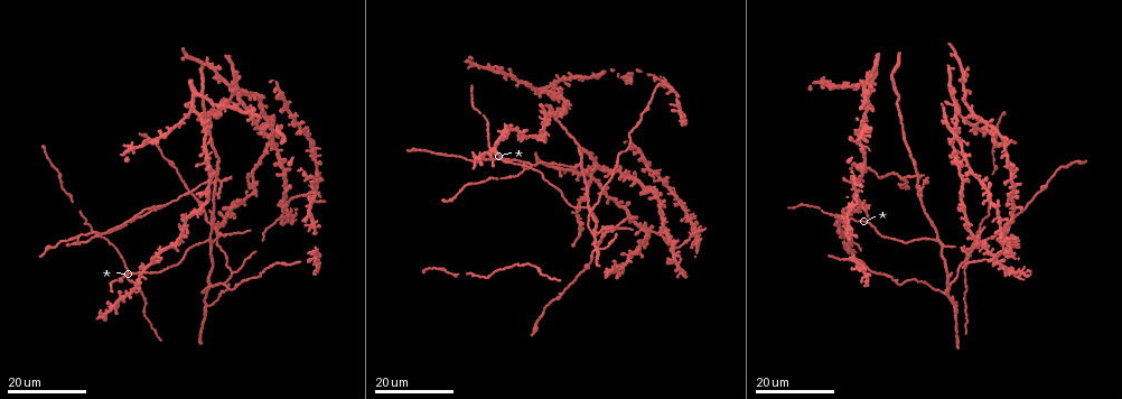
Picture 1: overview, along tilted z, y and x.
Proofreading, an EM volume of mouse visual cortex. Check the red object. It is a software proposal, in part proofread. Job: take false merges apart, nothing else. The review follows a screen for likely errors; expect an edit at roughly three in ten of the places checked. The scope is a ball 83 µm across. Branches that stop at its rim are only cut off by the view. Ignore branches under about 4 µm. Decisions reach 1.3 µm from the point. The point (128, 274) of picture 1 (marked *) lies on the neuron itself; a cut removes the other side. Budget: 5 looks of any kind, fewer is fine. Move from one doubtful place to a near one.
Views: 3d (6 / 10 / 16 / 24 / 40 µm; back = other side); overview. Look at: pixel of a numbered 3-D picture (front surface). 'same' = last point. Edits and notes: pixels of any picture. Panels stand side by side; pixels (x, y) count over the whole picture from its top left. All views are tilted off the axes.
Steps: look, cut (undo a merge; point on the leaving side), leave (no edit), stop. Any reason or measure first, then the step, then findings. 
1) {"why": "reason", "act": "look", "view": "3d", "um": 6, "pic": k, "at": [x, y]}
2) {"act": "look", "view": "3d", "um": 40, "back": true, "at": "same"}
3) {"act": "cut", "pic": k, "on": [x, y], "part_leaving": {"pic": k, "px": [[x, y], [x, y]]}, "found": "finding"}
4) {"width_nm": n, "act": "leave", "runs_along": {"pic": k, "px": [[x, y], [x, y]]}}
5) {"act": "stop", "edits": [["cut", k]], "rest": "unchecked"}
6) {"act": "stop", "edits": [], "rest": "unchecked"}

{"why": "three-way junction", "act": "look", "view": "3d", "um": 24, "pic": 1, "at": [207, 306]}

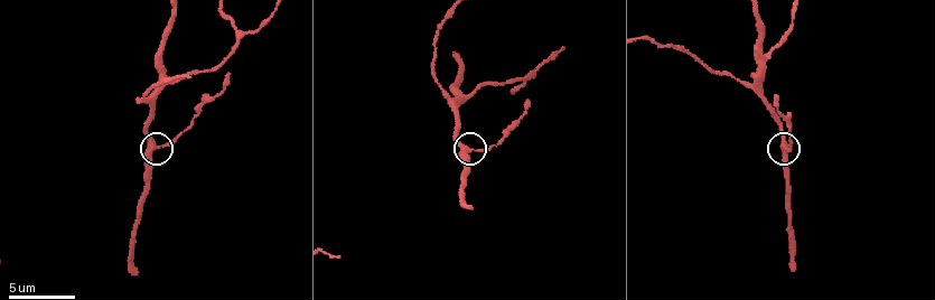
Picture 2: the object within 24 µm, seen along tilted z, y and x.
{"act": "look", "view": "3d", "um": 10, "pic": 2, "at": [785, 145]}

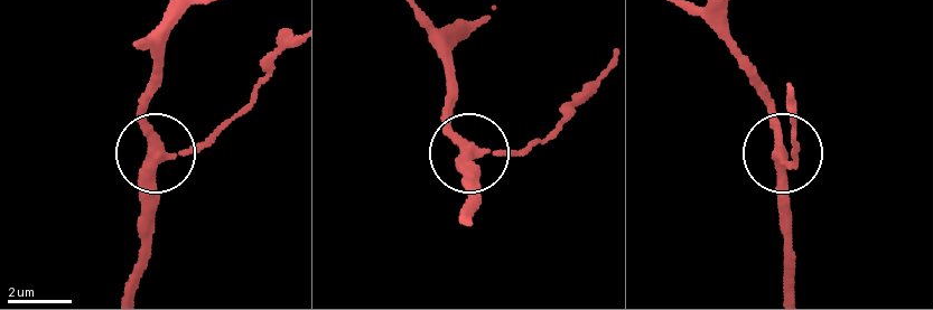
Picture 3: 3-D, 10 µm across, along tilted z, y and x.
{"act": "look", "view": "3d", "um": 10, "back": true, "pic": 3, "at": [474, 150]}

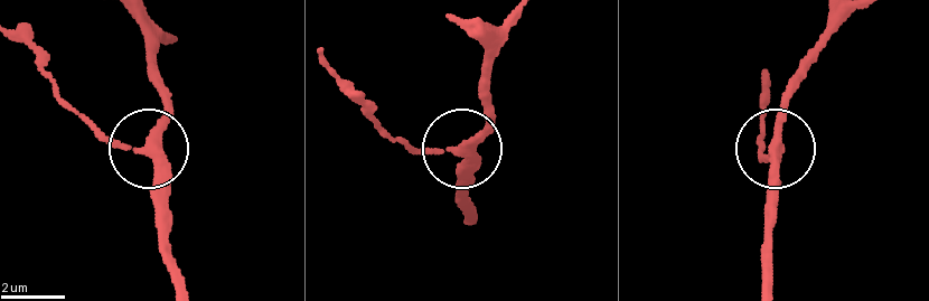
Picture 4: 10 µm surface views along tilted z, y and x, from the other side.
{"width_nm": 290, "act": "leave", "found": "one neuron here"}

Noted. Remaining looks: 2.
{"why": "two arms in line, one across", "act": "look", "view": "3d", "um": 10, "pic": 2, "at": [465, 95]}

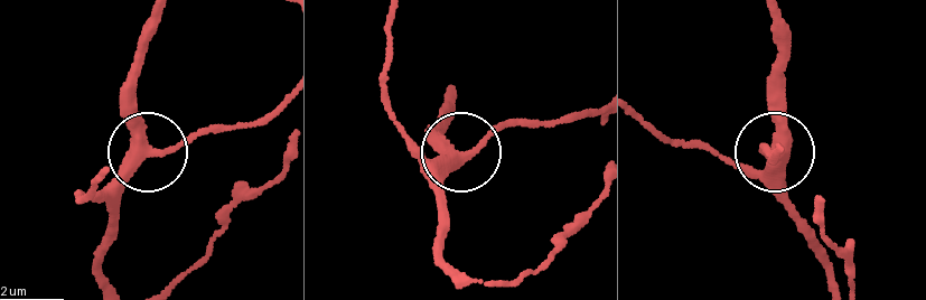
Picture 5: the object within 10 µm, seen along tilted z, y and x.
{"why": "zoom in", "act": "look", "view": "3d", "um": 6, "pic": 5, "at": [465, 157]}

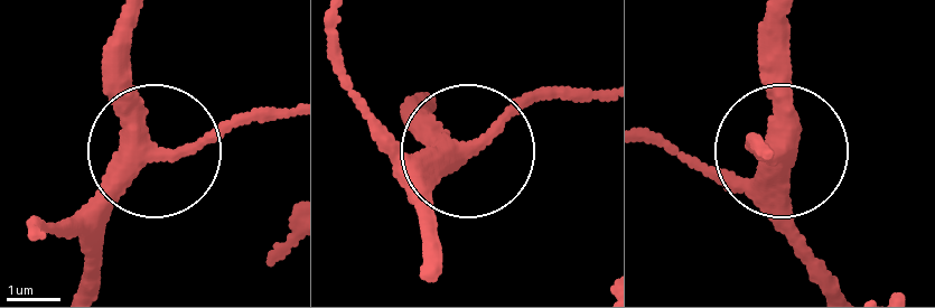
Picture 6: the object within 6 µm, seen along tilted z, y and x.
{"act": "leave", "runs_along": {"pic": 6, "px": [[778, 20], [774, 231]]}, "found": "all the same neuron"}

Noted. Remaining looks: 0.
{"act": "stop", "edits": [], "rest": "unchecked"}

